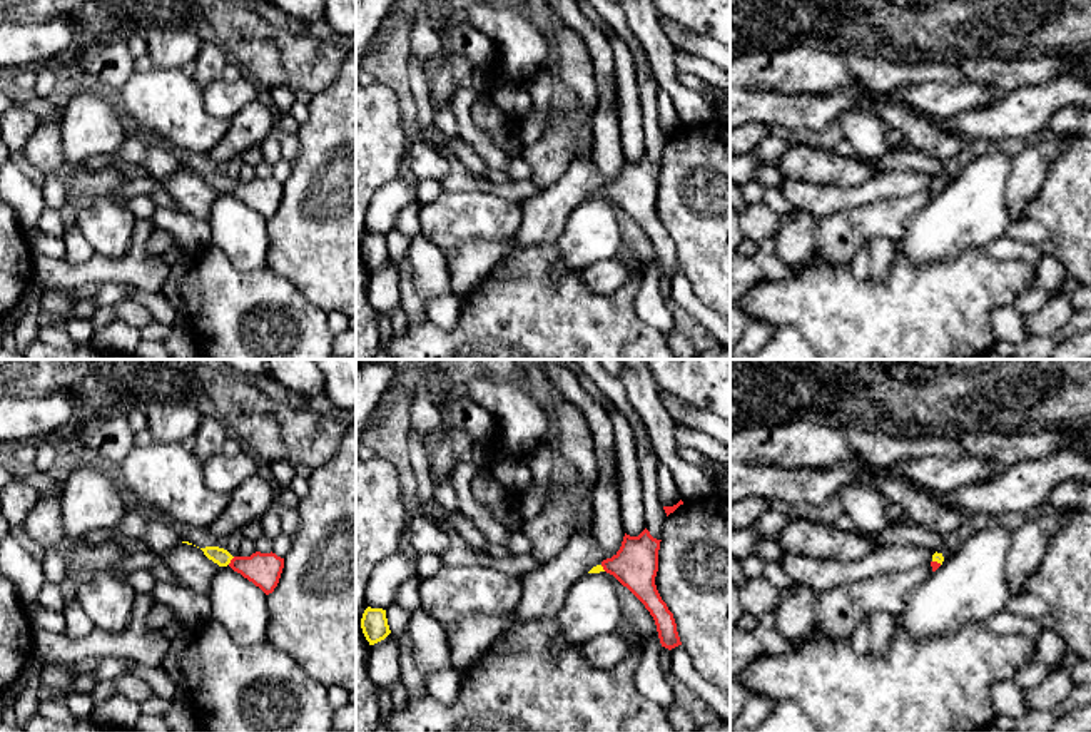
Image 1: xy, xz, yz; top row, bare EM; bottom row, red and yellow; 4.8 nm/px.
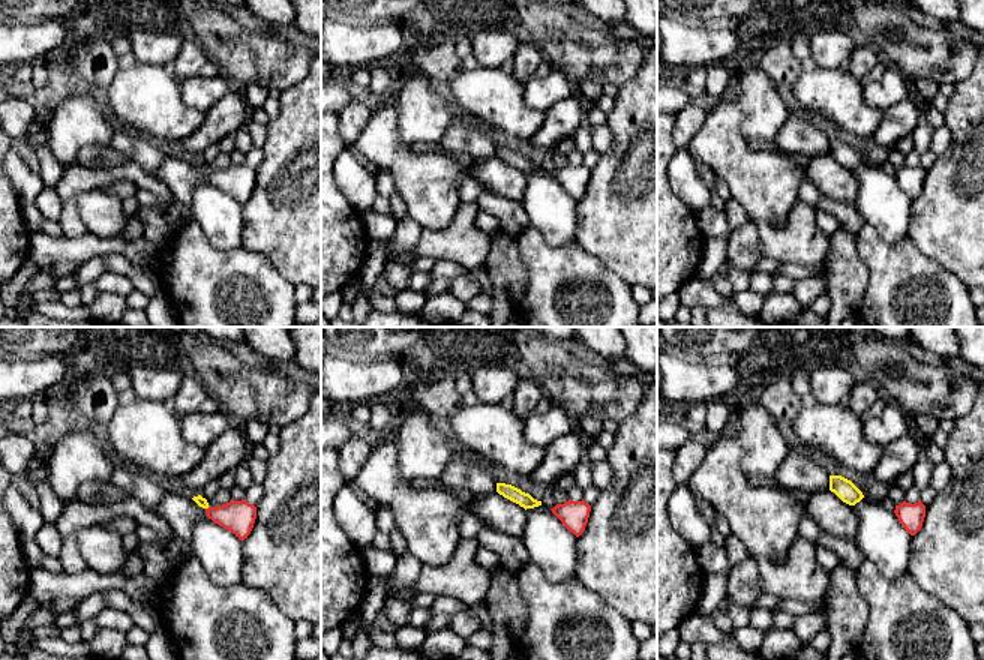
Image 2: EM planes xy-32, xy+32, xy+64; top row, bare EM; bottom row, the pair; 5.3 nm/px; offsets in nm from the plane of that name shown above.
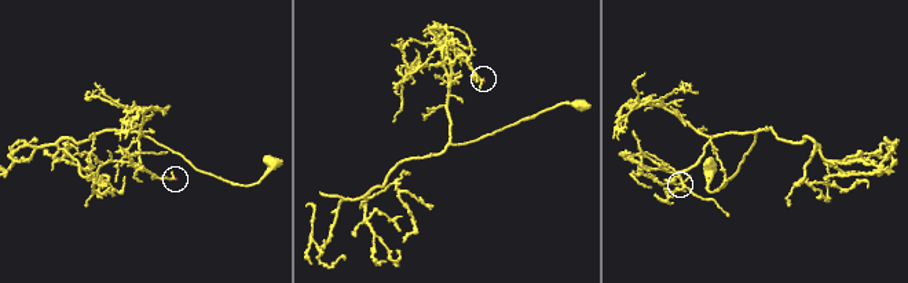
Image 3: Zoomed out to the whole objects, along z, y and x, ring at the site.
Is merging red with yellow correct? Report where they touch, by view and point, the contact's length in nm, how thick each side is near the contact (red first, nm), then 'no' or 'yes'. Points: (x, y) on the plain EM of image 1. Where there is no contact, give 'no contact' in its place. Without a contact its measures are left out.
contact xy (231, 186); length 50 nm; calibres 160 and 80 nm; yes

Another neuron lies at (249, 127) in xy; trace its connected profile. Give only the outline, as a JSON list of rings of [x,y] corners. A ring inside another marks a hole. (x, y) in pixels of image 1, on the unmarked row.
[[[257,99],[229,119],[227,132],[207,155],[219,164],[234,160],[251,147],[261,147],[274,130],[272,110]]]

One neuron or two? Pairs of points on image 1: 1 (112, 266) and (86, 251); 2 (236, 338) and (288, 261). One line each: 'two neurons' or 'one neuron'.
1: two neurons
2: two neurons

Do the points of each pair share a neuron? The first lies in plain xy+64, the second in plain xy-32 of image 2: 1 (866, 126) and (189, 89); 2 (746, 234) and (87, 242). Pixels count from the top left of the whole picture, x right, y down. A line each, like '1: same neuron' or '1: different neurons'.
1: different neurons
2: different neurons

